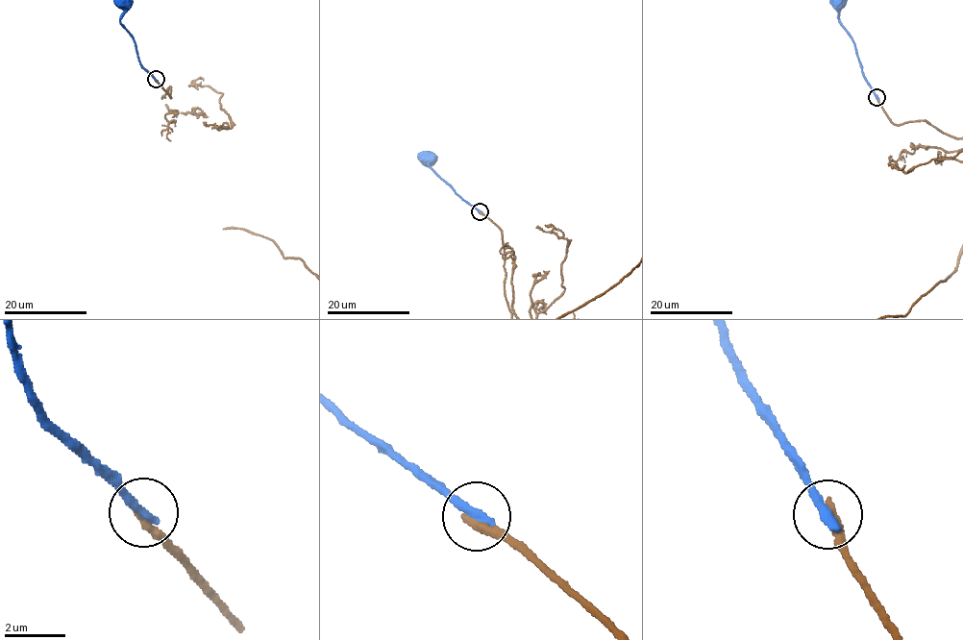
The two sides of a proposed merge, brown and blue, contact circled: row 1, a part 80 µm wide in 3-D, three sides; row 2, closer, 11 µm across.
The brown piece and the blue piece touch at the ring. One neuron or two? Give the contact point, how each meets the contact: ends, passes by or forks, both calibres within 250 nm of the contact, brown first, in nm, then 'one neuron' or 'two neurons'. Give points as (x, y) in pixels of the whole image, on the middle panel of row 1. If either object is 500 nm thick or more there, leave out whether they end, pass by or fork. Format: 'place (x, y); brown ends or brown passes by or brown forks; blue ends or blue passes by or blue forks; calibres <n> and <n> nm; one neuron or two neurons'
place (480, 211); brown ends; blue ends; calibres 300 and 360 nm; two neurons

